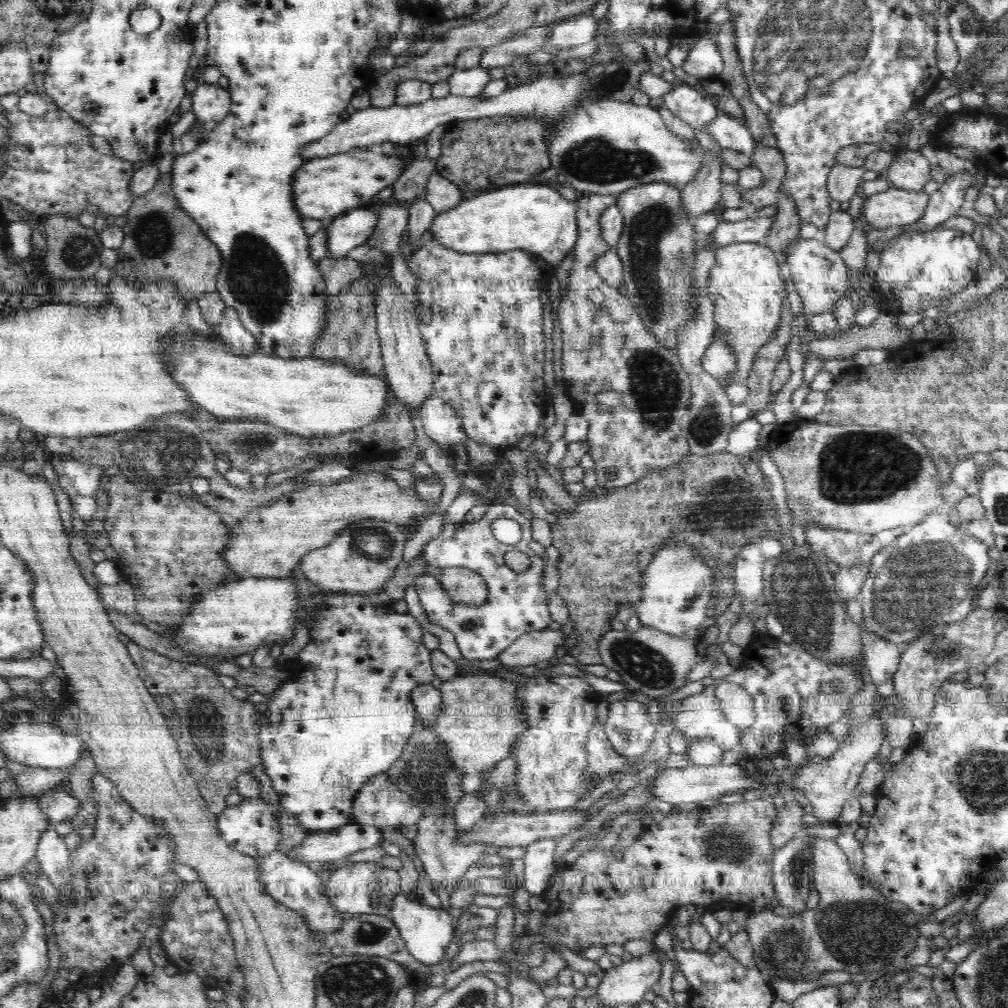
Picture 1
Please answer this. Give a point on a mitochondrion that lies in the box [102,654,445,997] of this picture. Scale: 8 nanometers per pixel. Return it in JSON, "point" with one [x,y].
{"point":[206,726]}

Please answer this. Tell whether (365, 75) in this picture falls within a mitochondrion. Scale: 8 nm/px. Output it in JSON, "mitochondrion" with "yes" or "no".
{"mitochondrion":"no"}

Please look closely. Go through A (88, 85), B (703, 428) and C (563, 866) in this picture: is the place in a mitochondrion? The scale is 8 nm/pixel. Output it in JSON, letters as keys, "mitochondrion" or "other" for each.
{"A":"other","B":"mitochondrion","C":"other"}

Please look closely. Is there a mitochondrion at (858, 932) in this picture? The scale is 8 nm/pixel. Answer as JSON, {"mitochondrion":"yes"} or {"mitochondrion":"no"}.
{"mitochondrion":"yes"}

